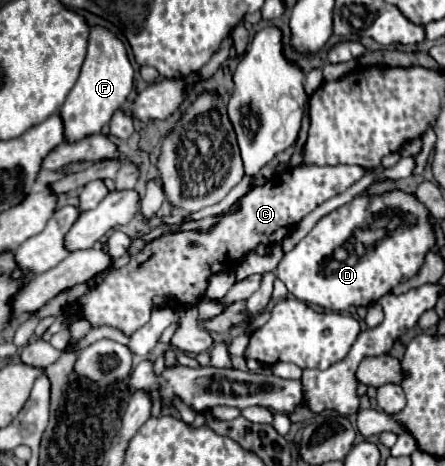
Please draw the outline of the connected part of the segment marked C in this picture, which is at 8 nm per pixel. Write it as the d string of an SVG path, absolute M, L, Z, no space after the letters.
M336 165L336 167L292 167L282 175L274 175L264 185L254 185L244 197L238 199L234 211L220 215L220 219L208 229L174 231L150 241L144 251L136 253L126 267L112 271L104 281L88 289L70 307L70 321L86 319L90 325L114 327L130 337L146 321L154 309L154 297L168 297L174 307L196 307L212 277L216 273L234 271L236 265L258 245L280 243L310 211L320 203L344 193L350 185L364 177L364 169L358 165Z

